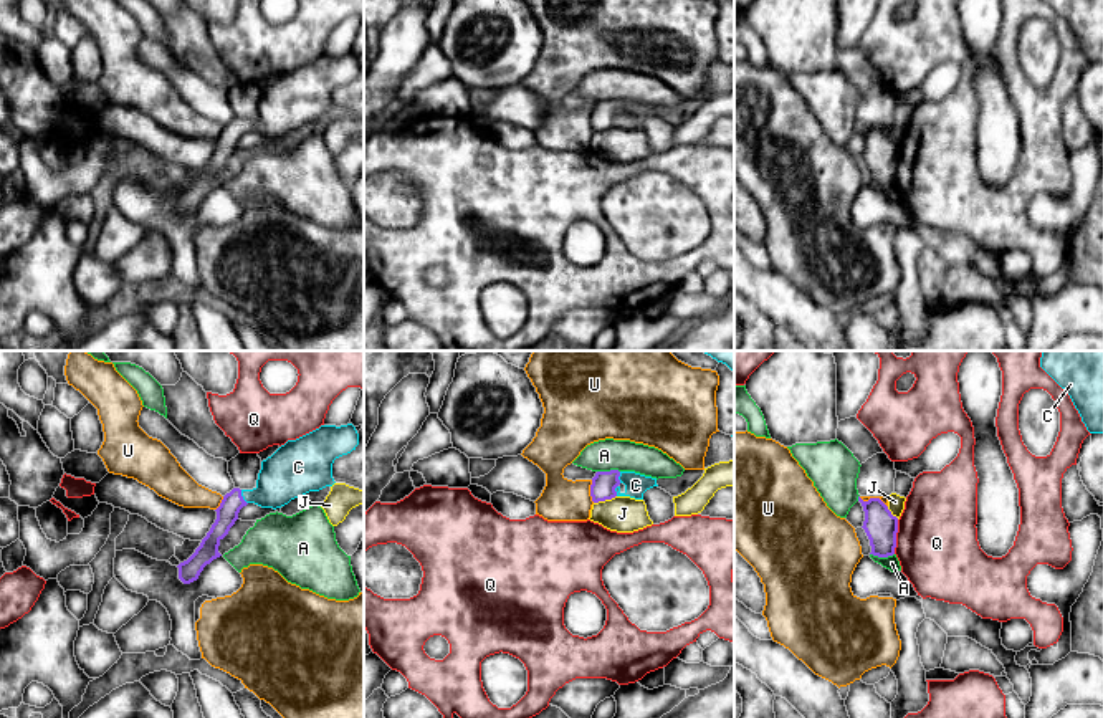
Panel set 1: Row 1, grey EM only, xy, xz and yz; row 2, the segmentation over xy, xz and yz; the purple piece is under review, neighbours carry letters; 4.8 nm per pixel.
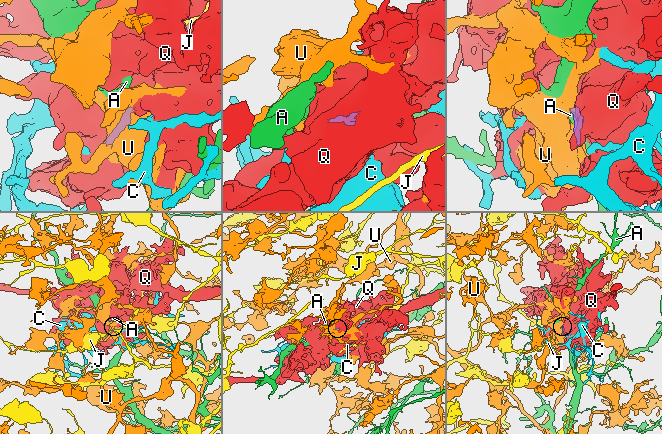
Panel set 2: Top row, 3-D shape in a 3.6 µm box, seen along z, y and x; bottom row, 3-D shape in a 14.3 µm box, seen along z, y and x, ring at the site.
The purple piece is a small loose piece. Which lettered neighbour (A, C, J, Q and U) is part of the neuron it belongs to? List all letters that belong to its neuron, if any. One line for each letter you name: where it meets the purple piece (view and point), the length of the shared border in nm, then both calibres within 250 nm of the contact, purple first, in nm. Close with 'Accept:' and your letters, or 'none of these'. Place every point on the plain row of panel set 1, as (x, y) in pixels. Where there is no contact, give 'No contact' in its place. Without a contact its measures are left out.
C: Touches purple at xy (242, 126). Shared border 80 nm. Thickness 110 nm (purple) against 240 nm
Accept: C

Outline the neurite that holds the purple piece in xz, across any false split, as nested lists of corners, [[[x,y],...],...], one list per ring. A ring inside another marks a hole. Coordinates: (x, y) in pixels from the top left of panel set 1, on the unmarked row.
[[[597,101],[592,108],[590,126],[594,132],[612,129],[615,126],[630,126],[643,129],[643,122],[657,114],[657,108],[635,101]]]

